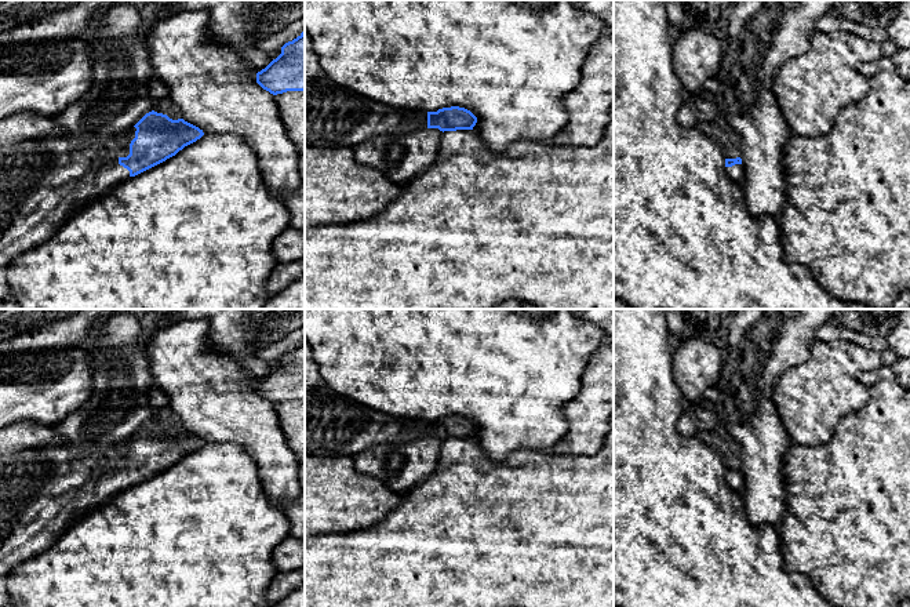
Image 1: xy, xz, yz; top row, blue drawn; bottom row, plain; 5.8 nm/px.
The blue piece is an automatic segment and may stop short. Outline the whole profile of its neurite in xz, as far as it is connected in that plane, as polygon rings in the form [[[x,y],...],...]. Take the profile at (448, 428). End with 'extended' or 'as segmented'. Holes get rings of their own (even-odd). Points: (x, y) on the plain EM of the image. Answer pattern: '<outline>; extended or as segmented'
[[[327,385],[305,388],[305,454],[320,458],[356,457],[385,441],[473,439],[477,426],[459,415],[437,421],[393,418]]]; extended

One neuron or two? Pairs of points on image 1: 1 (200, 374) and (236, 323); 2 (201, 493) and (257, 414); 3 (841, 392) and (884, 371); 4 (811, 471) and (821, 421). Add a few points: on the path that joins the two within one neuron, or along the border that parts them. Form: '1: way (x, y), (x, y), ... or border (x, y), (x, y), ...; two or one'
1: border (208, 323), (208, 341), (211, 346), (239, 362); two
2: border (204, 442), (236, 443), (257, 468); two
3: border (883, 364), (874, 370), (862, 371), (858, 380); two
4: border (838, 421), (834, 435), (825, 443), (793, 443); two

